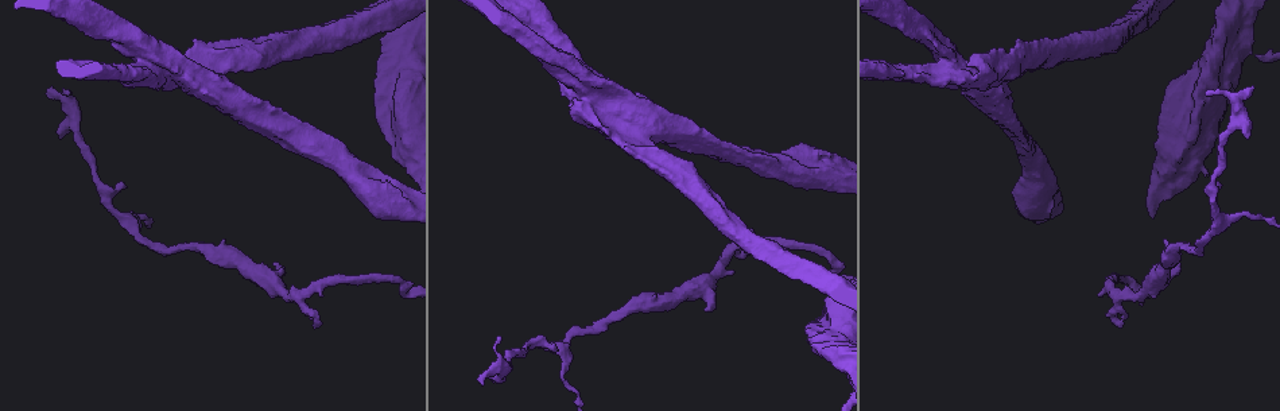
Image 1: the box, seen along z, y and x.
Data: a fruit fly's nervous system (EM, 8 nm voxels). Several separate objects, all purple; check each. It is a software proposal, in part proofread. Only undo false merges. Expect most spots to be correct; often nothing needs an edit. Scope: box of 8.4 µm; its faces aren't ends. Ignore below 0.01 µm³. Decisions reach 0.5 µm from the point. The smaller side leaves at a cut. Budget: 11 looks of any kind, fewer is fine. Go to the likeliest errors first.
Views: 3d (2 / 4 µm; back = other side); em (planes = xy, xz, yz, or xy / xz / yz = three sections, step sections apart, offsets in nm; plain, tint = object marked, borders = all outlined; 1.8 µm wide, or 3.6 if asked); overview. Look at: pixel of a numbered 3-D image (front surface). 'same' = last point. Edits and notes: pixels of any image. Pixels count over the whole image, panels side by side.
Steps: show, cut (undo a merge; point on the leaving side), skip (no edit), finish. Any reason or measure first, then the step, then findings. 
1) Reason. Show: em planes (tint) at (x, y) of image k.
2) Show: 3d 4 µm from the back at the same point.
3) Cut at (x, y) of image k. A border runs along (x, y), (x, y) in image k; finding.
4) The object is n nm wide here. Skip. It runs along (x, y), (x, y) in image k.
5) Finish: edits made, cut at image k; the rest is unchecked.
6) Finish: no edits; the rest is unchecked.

Four or more arms meet. Show: em planes (tint) at (1002, 78) of image 1.

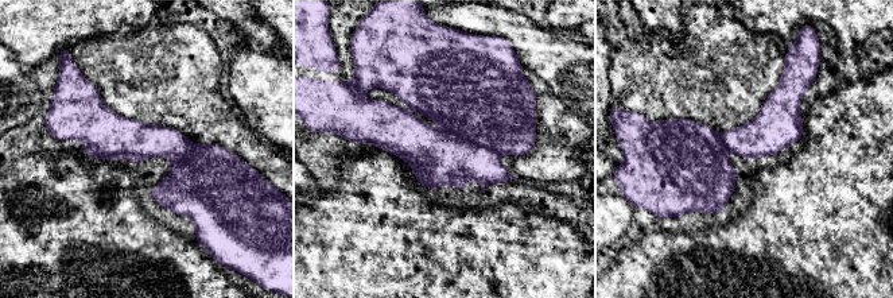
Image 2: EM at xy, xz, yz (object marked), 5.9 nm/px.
Cut at (438, 158) of image 2. A second neuron is stuck on.

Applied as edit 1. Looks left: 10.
See it whole again. Show: overview.

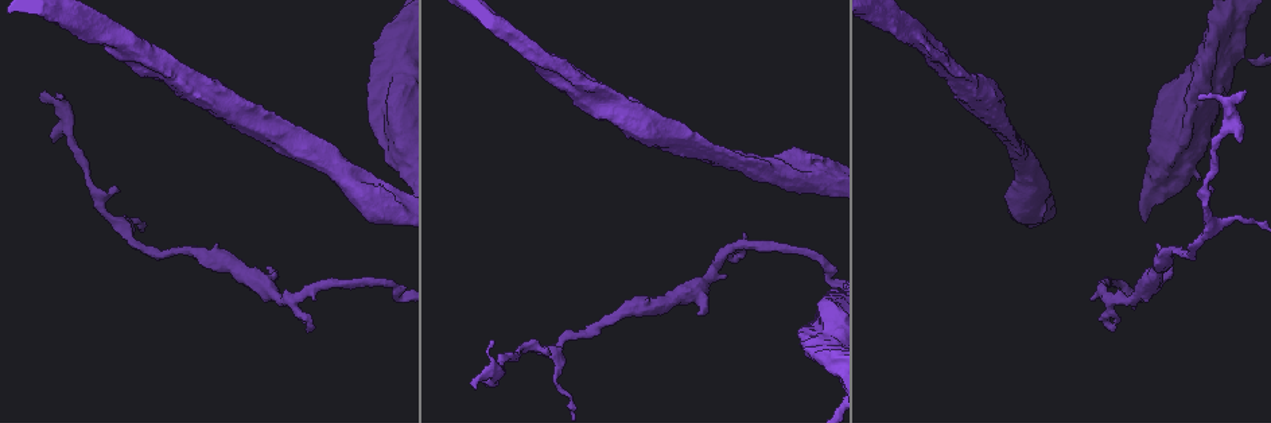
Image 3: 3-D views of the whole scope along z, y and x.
Branch point. Show: em planes (tint) at (1107, 301) of image 3.

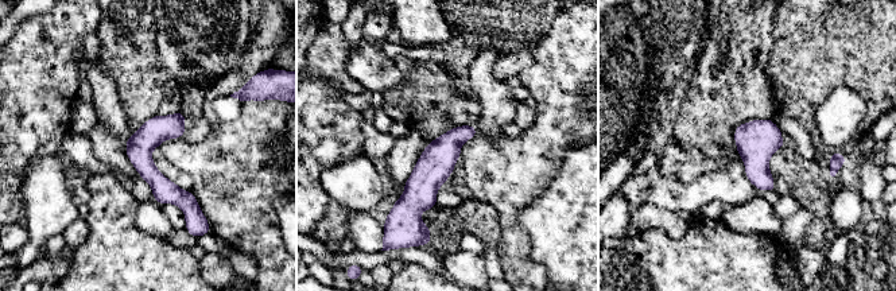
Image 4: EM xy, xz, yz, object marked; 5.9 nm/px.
The object is 160 nm wide here. Skip. One neuron here.

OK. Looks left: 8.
Sudden change in width. Show: em planes (tint) at (194, 251) of image 3.

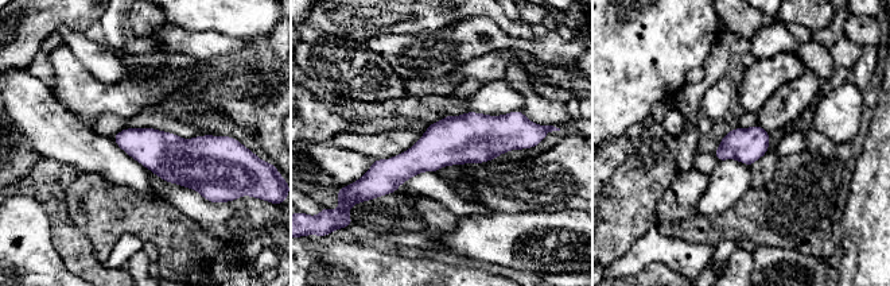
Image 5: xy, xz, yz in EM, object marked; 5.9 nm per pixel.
Skip. It runs along (523, 135), (454, 139), (369, 176) in image 5; all the same neuron.

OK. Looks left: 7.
Thick turns thin. Show: em 3.6 µm planes (tint) at (1199, 75) of image 3.

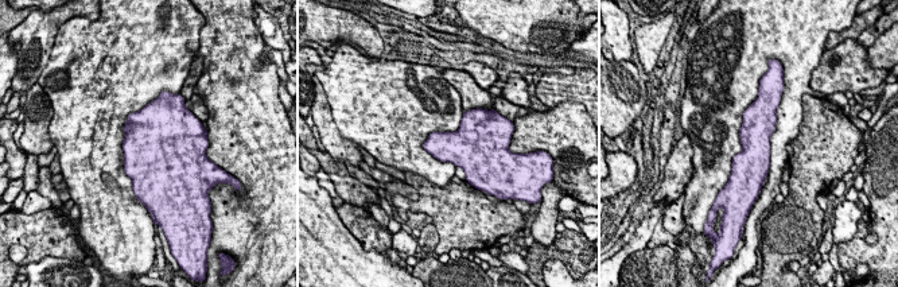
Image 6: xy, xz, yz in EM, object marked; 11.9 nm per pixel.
Skip. One neuron here.

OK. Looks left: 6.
Finish: edits made, cut at image 2; the rest is unchecked.

